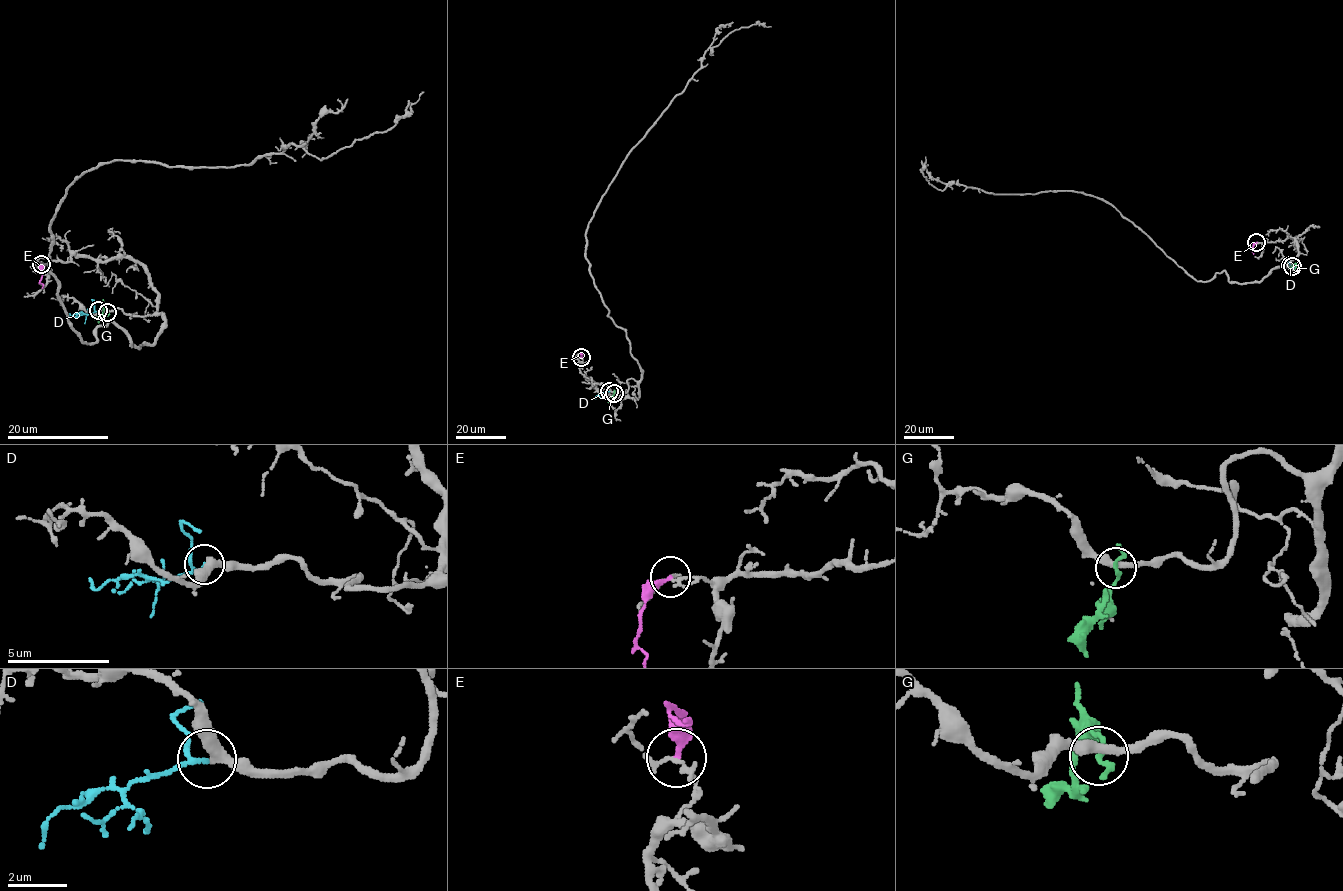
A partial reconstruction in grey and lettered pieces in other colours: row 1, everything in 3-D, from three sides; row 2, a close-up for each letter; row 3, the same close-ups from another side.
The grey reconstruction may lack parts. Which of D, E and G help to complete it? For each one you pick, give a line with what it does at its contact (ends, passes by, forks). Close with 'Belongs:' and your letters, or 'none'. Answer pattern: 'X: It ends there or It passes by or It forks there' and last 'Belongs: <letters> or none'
D: It passes by
Belongs: D

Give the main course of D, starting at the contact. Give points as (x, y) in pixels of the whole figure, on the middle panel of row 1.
D: (609, 391), (595, 398)

